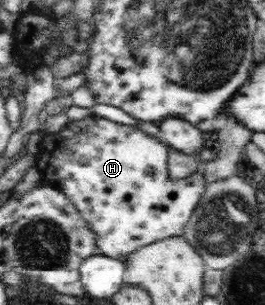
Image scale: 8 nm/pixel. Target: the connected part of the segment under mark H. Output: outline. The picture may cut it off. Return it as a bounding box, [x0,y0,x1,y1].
[36,116,207,261]

